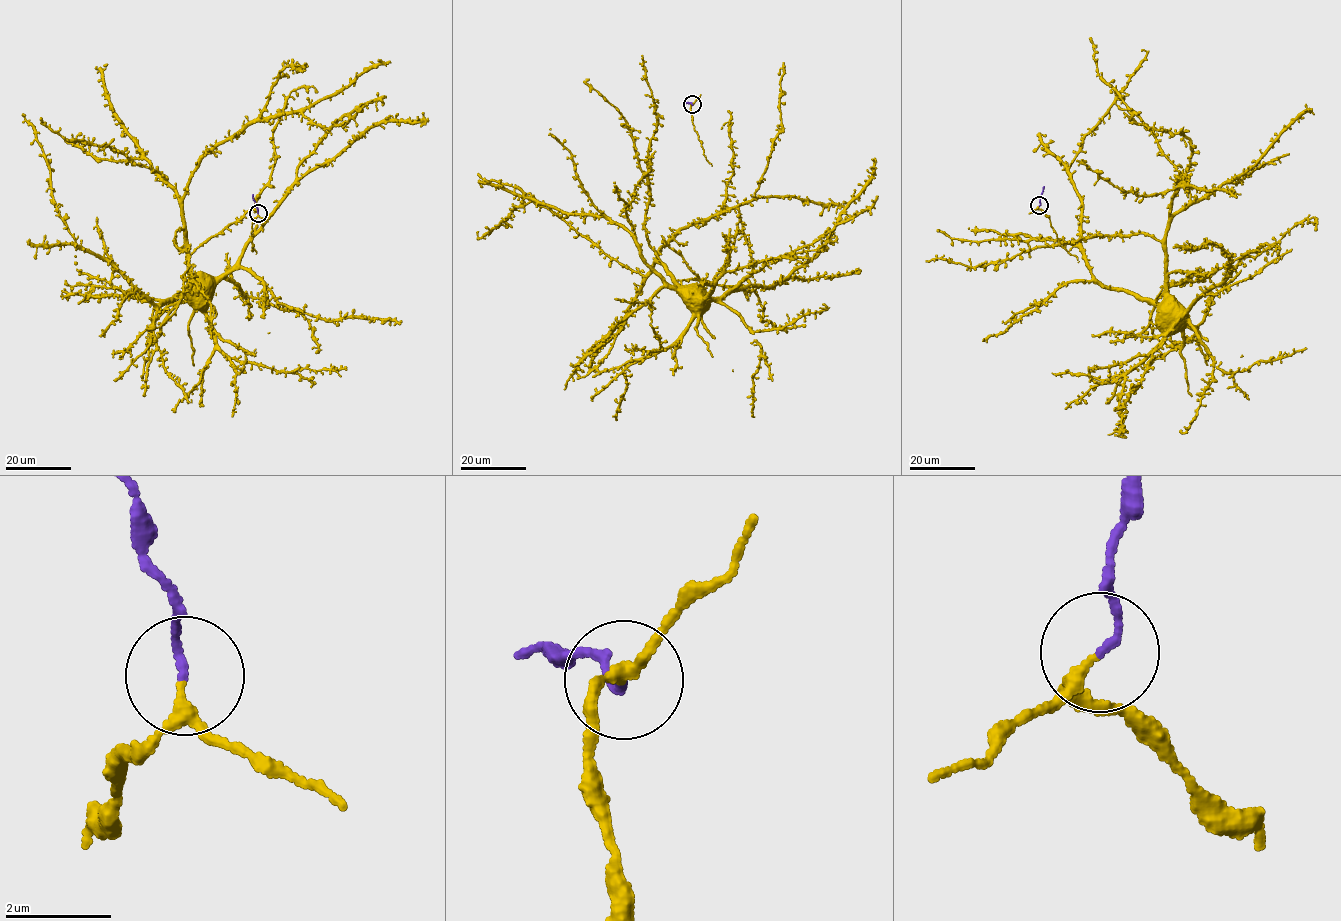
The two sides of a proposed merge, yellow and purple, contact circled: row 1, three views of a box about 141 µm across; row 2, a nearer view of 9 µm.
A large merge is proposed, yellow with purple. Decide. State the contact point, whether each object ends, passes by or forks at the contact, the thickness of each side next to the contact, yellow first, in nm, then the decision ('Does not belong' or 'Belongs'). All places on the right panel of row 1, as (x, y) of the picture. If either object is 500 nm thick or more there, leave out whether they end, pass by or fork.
Place: (1039, 205). At the ring yellow passes by. At the ring purple ends. Thickness 180 nm (yellow) against 130 nm. Belongs

